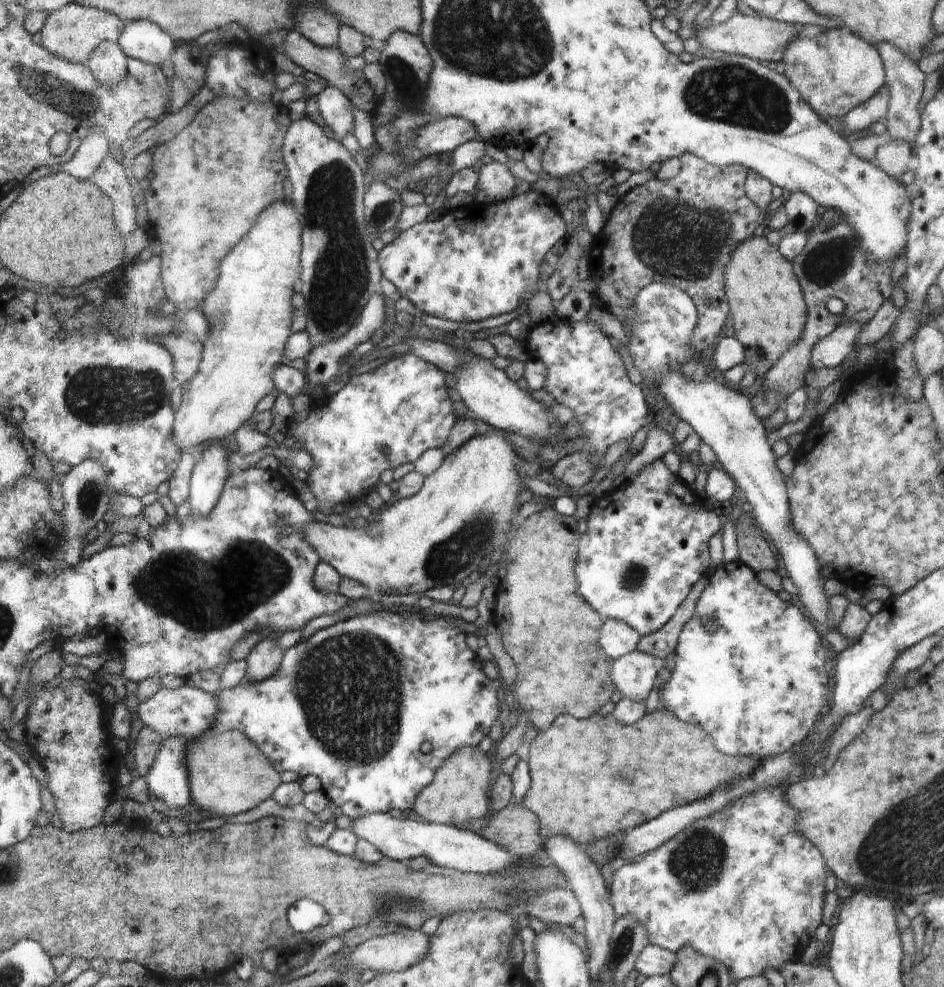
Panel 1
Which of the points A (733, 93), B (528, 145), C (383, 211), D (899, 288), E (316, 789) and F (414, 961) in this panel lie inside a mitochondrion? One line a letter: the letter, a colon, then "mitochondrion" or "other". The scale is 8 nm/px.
A: mitochondrion
B: other
C: mitochondrion
D: other
E: other
F: other

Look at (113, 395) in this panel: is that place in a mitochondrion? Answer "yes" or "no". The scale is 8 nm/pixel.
yes

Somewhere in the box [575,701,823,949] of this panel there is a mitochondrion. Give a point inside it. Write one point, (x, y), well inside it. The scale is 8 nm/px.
(696, 863)

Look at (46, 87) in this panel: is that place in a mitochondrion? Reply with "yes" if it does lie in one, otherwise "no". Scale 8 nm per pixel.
yes

